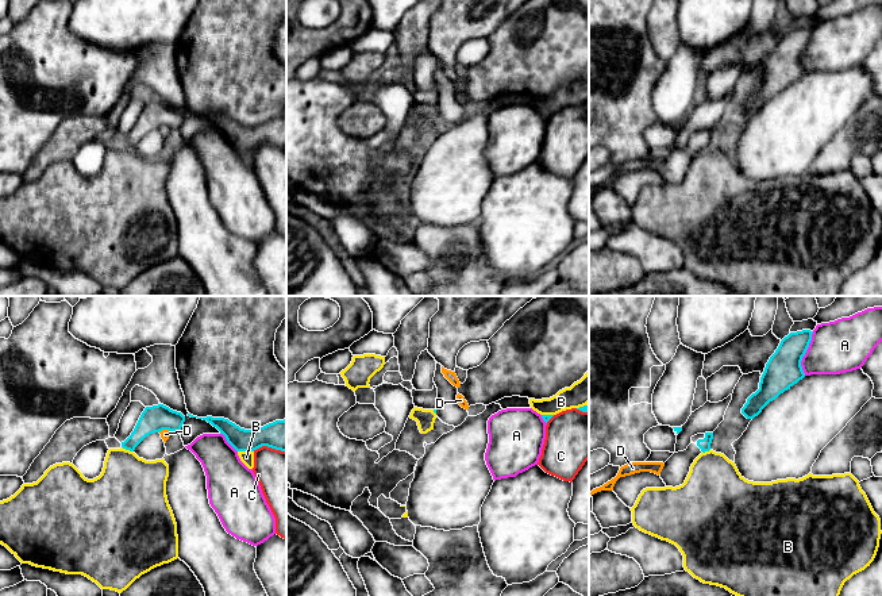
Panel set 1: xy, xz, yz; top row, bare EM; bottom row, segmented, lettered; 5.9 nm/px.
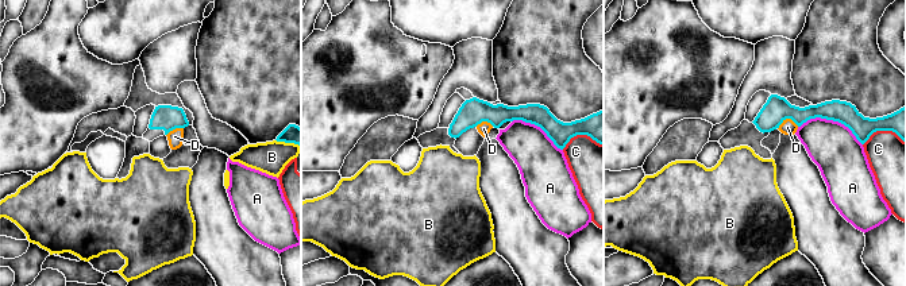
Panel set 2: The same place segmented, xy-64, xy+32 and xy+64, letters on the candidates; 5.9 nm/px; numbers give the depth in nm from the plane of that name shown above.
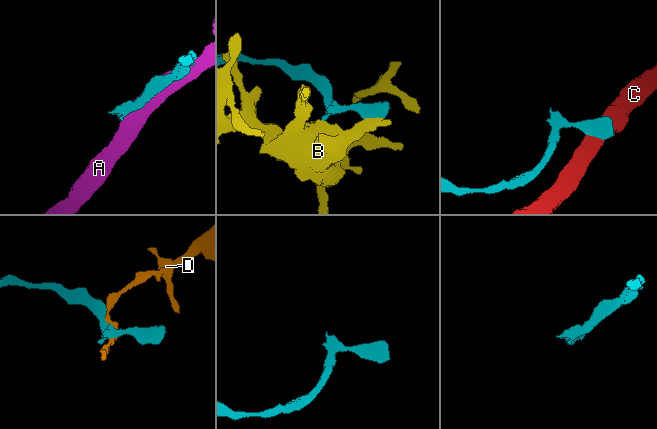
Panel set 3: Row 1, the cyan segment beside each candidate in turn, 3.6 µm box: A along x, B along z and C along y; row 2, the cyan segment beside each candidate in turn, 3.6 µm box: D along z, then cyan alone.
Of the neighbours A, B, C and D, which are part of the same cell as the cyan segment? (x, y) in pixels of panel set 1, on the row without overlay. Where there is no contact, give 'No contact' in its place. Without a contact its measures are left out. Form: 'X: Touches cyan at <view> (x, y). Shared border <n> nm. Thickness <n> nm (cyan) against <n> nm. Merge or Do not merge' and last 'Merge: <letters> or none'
A: Touches cyan at yz (805, 49). Shared border 280 nm. Thickness 220 nm (cyan) against 320 nm. Do not merge
B: Touches cyan at xy (246, 147). Shared border 100 nm. Thickness 190 nm (cyan) against 80 nm. Do not merge
C: Touches cyan at xy (269, 143). Shared border 200 nm. Thickness 190 nm (cyan) against 320 nm. Do not merge
D: Touches cyan at xy (165, 126). Shared border 80 nm. Thickness 160 nm (cyan) against 60 nm. Do not merge
Merge: none

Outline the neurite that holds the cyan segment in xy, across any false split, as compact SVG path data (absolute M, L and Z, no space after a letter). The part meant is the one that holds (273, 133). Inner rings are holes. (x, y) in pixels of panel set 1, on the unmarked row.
M197 115L207 118L223 131L236 149L254 149L262 143L286 149L286 116L276 118L255 127L244 127L224 115Z

